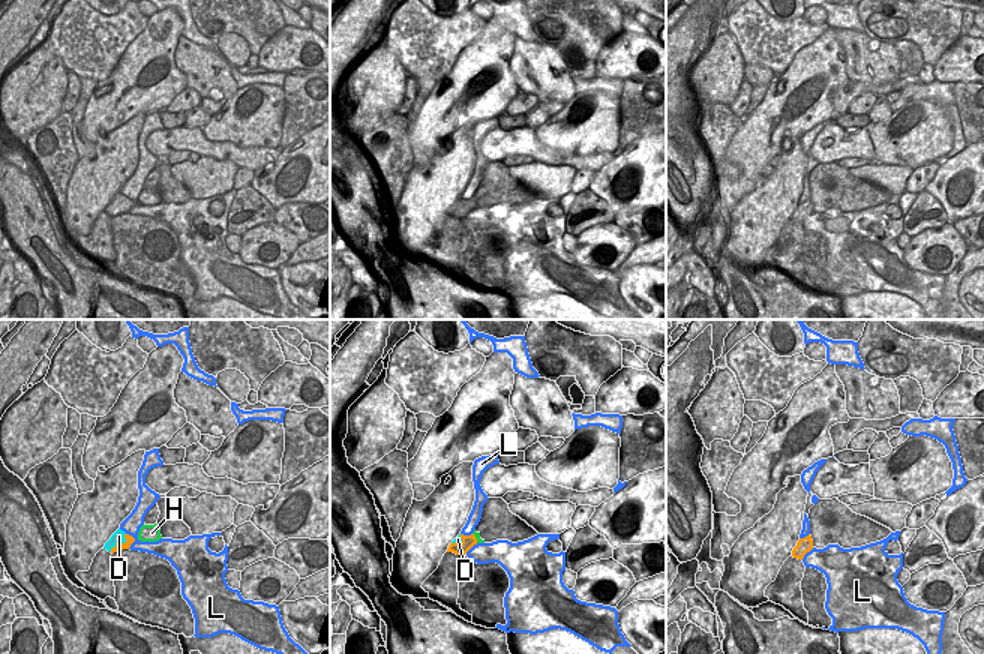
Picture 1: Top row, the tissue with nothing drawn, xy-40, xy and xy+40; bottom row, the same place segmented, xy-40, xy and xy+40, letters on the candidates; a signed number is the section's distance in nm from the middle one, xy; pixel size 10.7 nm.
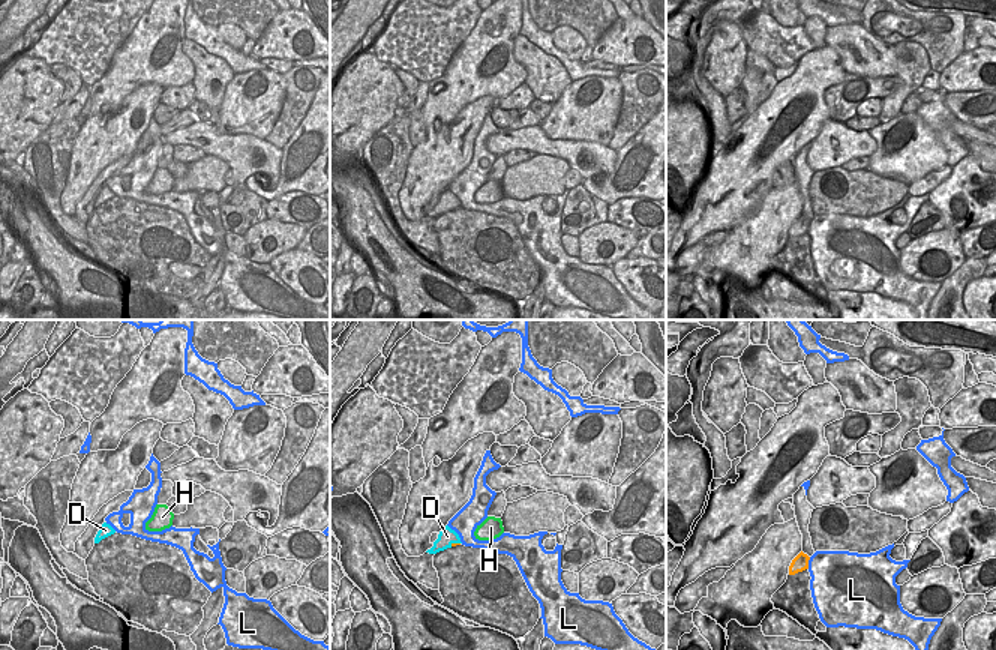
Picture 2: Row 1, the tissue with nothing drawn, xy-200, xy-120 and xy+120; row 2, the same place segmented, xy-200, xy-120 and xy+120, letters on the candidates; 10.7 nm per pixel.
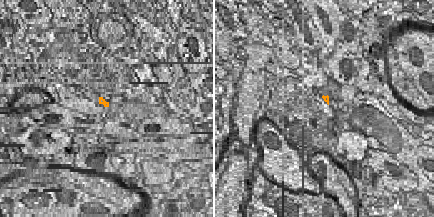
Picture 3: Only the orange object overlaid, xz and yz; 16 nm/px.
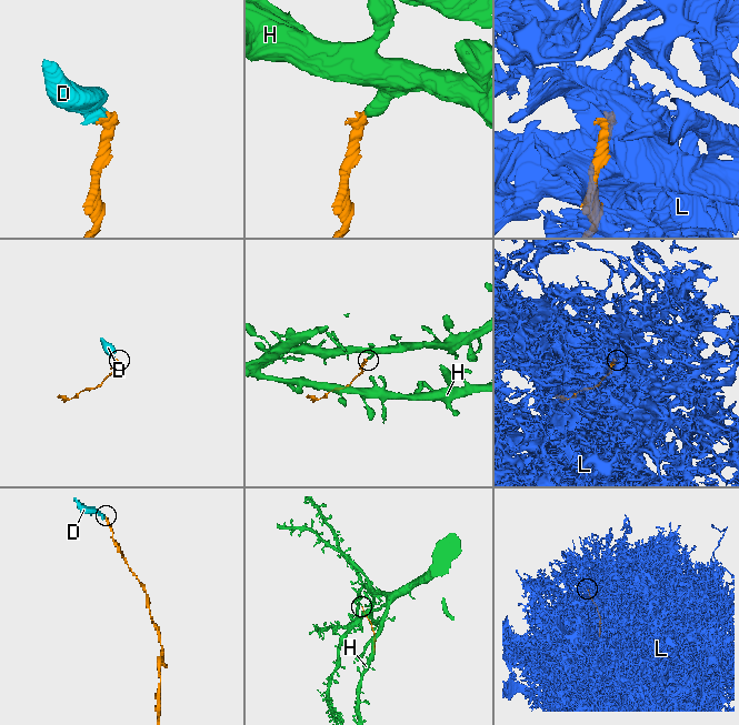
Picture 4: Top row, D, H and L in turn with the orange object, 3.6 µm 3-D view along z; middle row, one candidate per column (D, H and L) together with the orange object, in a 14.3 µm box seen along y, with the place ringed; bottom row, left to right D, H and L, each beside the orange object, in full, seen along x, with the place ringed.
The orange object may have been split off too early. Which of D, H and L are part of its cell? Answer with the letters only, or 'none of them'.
none of them

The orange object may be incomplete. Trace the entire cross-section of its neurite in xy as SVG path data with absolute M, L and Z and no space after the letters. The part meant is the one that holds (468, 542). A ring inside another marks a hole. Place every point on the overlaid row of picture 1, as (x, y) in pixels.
M460 534L460 543L450 543L447 552L453 552L456 555L465 555L474 544L477 544L477 538L474 534L464 536Z

